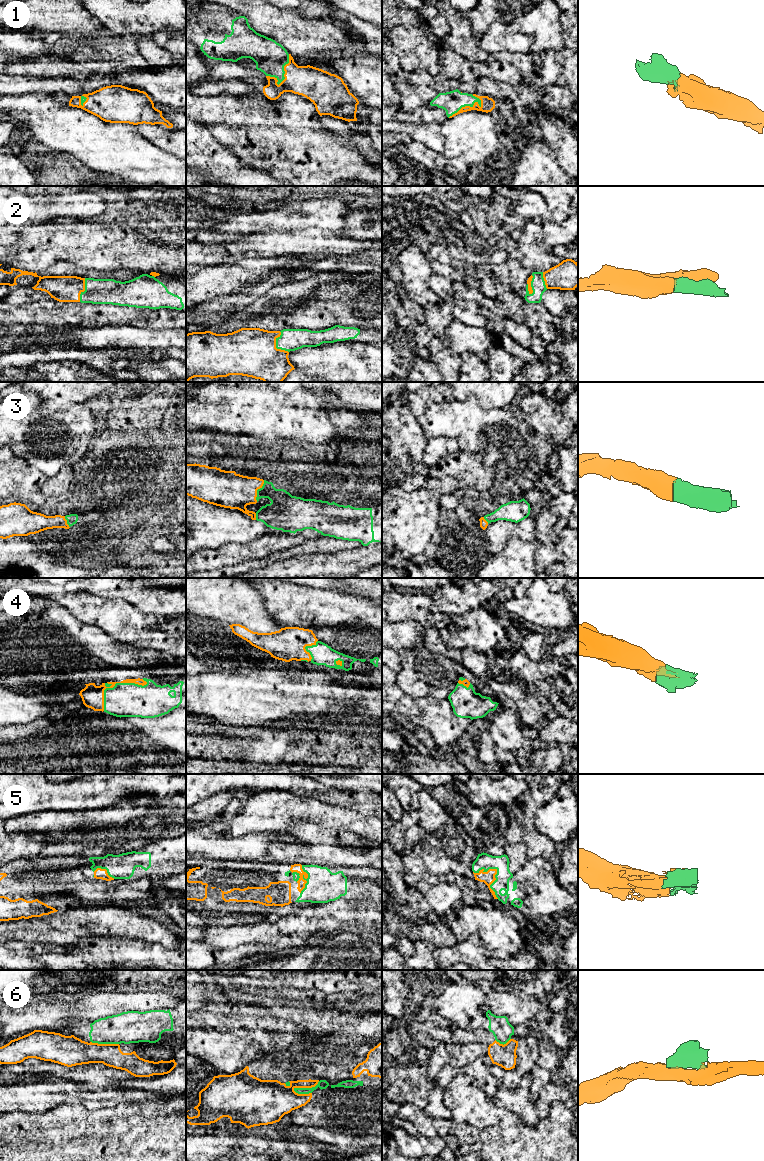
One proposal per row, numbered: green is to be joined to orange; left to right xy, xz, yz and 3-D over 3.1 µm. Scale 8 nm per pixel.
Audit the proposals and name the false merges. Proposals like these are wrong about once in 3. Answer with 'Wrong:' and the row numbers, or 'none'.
Wrong: 6

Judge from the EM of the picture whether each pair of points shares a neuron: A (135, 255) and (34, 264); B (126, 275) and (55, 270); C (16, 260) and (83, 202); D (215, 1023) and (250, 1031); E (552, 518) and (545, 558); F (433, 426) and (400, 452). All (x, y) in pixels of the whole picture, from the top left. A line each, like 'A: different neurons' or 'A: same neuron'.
A: same neuron
B: same neuron
C: different neurons
D: same neuron
E: same neuron
F: different neurons

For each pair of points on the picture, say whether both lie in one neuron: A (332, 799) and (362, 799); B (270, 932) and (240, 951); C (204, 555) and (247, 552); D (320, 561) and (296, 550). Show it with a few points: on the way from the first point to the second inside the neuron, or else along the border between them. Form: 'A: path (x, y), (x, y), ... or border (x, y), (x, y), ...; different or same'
A: path (339, 799), (355, 799); same
B: border (259, 944), (247, 942), (232, 947); different
C: path (215, 555), (236, 553); same
D: border (327, 552), (303, 553), (281, 560); different

